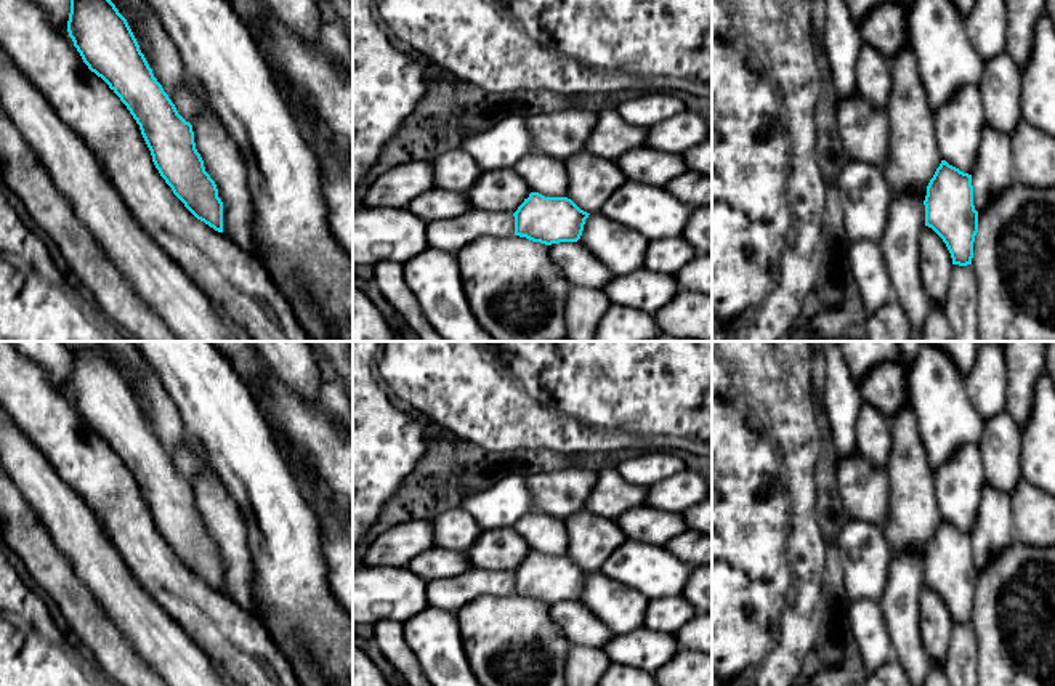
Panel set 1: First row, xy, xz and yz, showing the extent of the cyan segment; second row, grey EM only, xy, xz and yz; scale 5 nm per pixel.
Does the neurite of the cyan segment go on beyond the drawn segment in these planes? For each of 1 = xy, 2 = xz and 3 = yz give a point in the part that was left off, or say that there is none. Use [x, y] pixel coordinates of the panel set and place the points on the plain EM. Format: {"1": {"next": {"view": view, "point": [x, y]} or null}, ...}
{"1": {"next": null}, "2": {"next": null}, "3": {"next": null}}

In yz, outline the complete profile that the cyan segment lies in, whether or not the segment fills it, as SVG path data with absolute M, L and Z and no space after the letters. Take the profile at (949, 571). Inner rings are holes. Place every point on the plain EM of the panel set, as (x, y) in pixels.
M941 519L927 545L925 585L946 603L952 623L972 623L978 591L978 571L973 564L972 534Z

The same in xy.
M71 345L67 349L71 353L67 391L83 422L127 465L139 484L156 527L173 553L197 579L223 591L223 561L196 508L192 484L178 473L175 463L154 436L127 378L103 351L82 345Z

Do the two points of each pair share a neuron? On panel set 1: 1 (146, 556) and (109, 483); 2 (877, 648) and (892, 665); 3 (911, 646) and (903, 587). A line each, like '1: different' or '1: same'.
1: same
2: different
3: same

